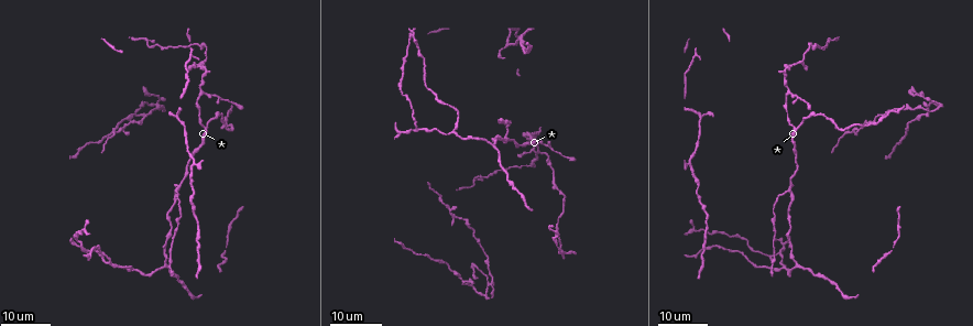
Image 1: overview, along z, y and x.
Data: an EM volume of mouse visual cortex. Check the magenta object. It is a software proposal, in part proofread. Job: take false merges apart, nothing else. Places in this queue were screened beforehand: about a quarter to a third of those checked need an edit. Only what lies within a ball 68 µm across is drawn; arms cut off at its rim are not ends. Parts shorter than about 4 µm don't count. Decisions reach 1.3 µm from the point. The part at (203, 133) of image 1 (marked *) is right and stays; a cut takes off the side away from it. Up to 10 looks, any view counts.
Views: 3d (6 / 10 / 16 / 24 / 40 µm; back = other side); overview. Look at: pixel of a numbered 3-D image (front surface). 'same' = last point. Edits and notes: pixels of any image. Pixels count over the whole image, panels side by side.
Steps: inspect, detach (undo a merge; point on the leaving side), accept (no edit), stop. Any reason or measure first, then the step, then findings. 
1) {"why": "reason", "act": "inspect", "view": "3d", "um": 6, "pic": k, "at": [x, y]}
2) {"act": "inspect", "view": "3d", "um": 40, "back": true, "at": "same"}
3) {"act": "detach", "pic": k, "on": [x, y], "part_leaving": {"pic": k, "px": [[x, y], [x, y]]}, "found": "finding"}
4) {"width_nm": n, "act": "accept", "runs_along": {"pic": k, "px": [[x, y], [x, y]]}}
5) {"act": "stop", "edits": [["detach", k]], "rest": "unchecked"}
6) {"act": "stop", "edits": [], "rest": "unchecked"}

{"why": "thin arm on a thick one", "act": "inspect", "view": "3d", "um": 24, "pic": 1, "at": [789, 192]}

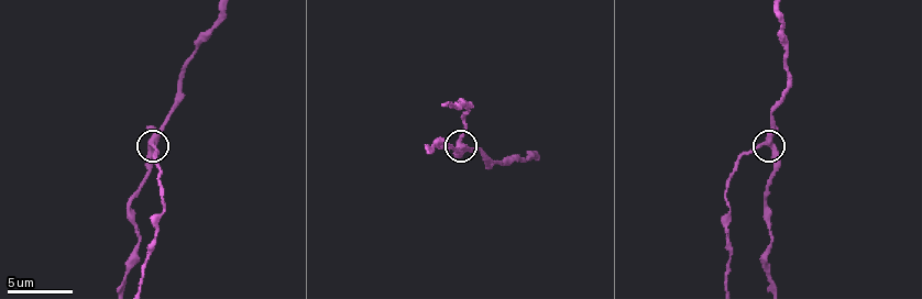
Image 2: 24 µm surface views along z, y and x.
{"why": "zoom in", "act": "inspect", "view": "3d", "um": 10, "pic": 2, "at": [149, 141]}

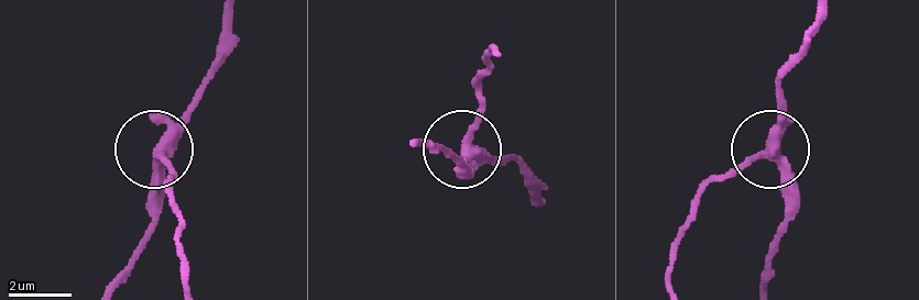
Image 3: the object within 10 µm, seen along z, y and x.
{"act": "inspect", "view": "3d", "um": 6, "pic": 3, "at": [158, 151]}

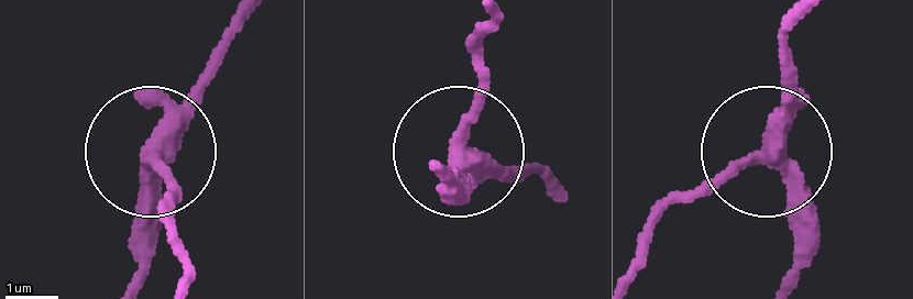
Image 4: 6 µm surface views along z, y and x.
{"arms": 3, "act": "accept", "runs_along": {"pic": 4, "px": [[799, 26], [772, 132], [646, 232]]}, "found": "one neuron here"}

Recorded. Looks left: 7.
{"why": "thick turns thin", "act": "inspect", "view": "3d", "um": 16, "pic": 1, "at": [83, 233]}

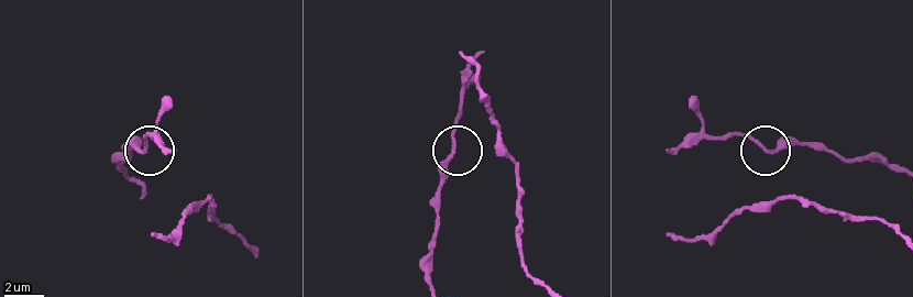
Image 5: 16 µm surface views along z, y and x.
{"act": "inspect", "view": "3d", "um": 6, "pic": 5, "at": [762, 150]}

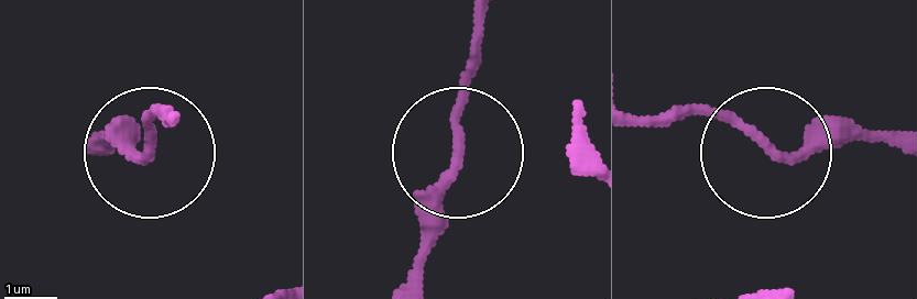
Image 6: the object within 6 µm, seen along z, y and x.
{"width_nm": 180, "act": "accept", "runs_along": {"pic": 6, "px": [[416, 281], [477, 19]]}, "found": "continuous, no second neuron"}

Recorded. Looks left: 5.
{"act": "inspect", "view": "3d", "um": 24, "pic": 1, "at": [416, 129]}

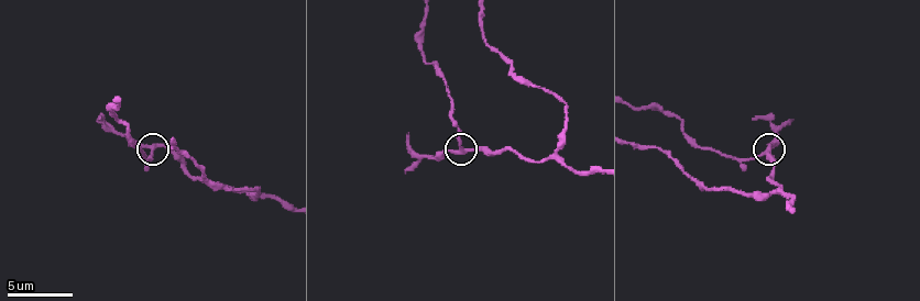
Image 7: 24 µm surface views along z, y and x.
{"act": "inspect", "view": "3d", "um": 10, "pic": 7, "at": [462, 149]}

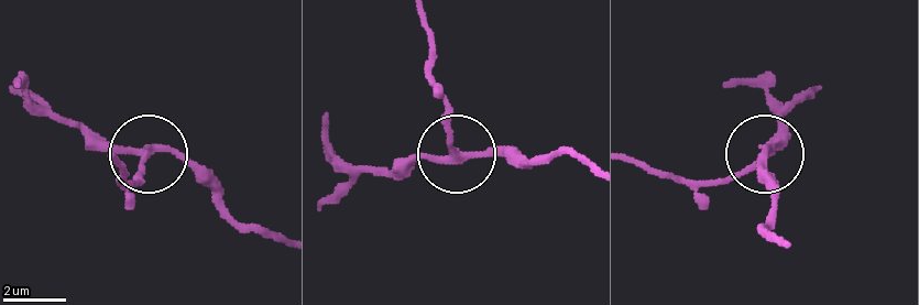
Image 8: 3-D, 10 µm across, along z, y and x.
{"side_arm_um": 6, "act": "accept", "runs_along": {"pic": 8, "px": [[589, 170], [566, 153], [526, 162], [424, 153], [394, 174]]}, "found": "one neuron here"}

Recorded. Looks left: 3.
{"why": "branch point", "act": "inspect", "view": "3d", "um": 6, "pic": 7, "at": [556, 155]}

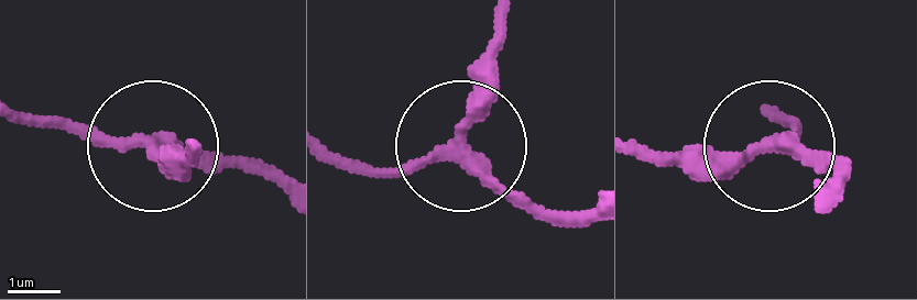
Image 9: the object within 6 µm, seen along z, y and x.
{"act": "accept", "runs_along": {"pic": 9, "px": [[839, 197], [826, 162], [773, 150], [633, 150]]}, "found": "one neuron here"}

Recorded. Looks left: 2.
{"why": "three arms meet", "act": "inspect", "view": "3d", "um": 24, "pic": 1, "at": [202, 92]}

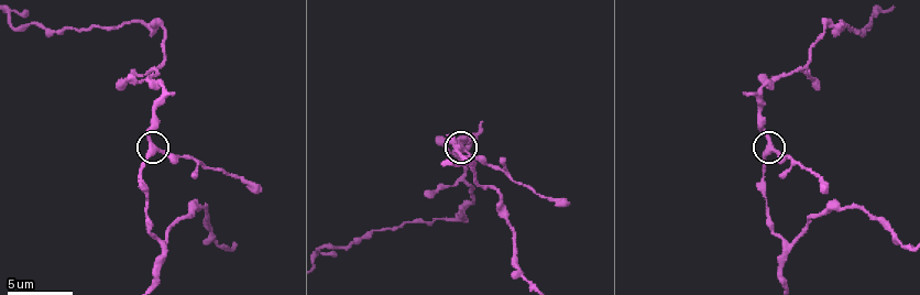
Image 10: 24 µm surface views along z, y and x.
{"act": "inspect", "view": "3d", "um": 6, "pic": 10, "at": [772, 147]}

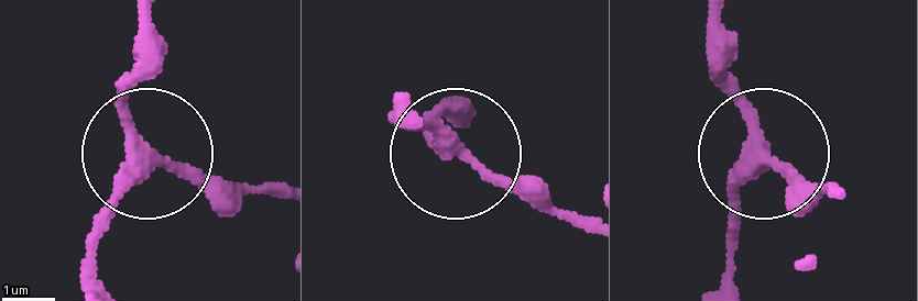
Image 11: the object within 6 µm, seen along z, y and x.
{"width_nm": 270, "act": "accept", "runs_along": {"pic": 11, "px": [[100, 278], [96, 212], [144, 164], [170, 159], [271, 194]]}, "found": "all the same neuron"}

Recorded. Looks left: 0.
{"act": "stop", "edits": [], "rest": "unchecked"}

